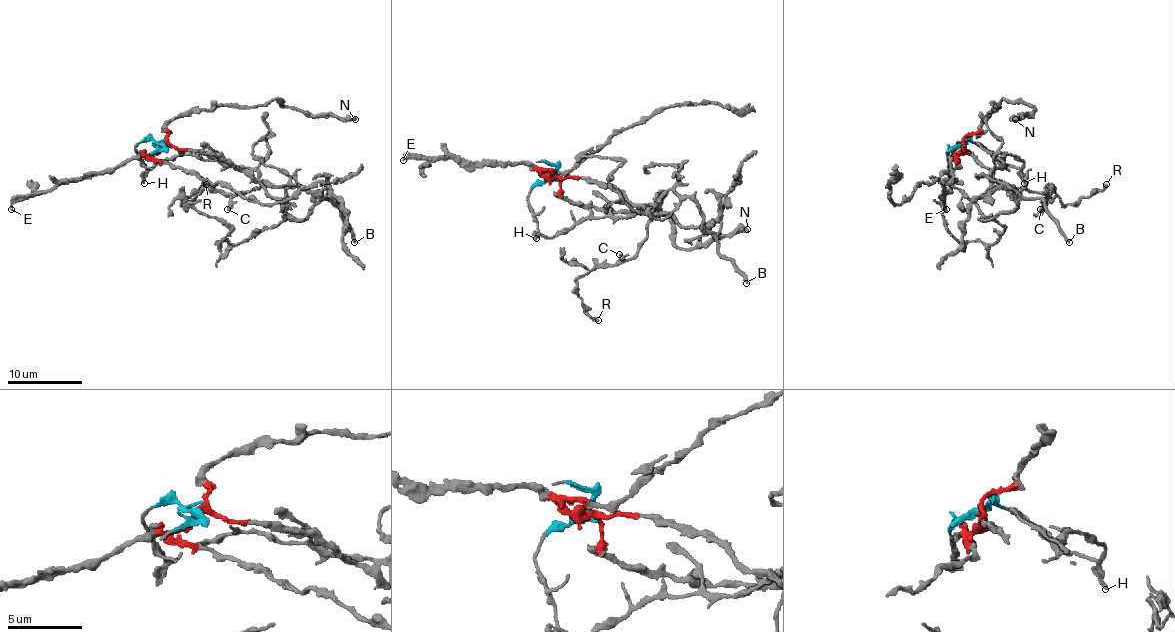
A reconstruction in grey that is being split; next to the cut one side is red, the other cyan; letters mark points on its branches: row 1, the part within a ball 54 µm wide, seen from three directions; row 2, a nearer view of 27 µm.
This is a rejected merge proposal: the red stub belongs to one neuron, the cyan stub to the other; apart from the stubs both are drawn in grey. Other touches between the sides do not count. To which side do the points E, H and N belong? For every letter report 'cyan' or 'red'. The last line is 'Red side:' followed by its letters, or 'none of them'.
E: red
H: cyan
N: red
Red side: E, N

